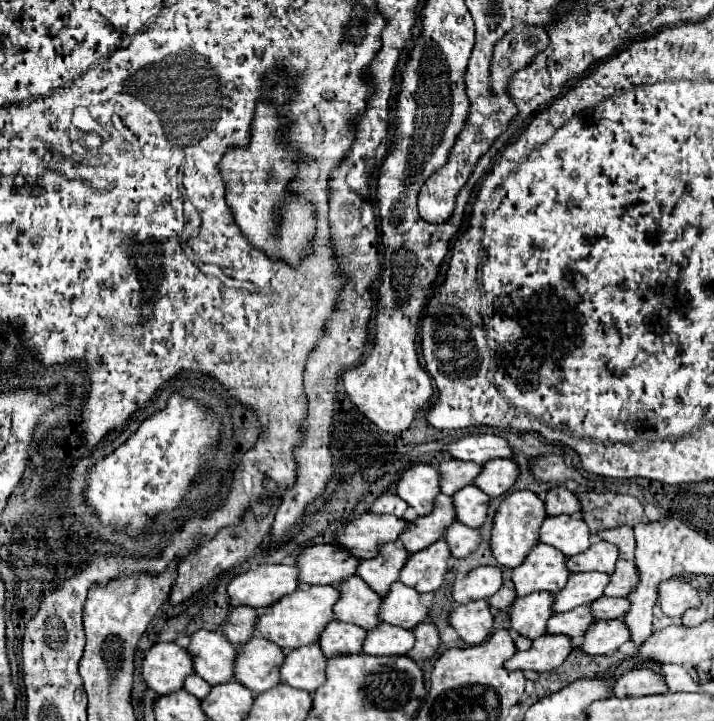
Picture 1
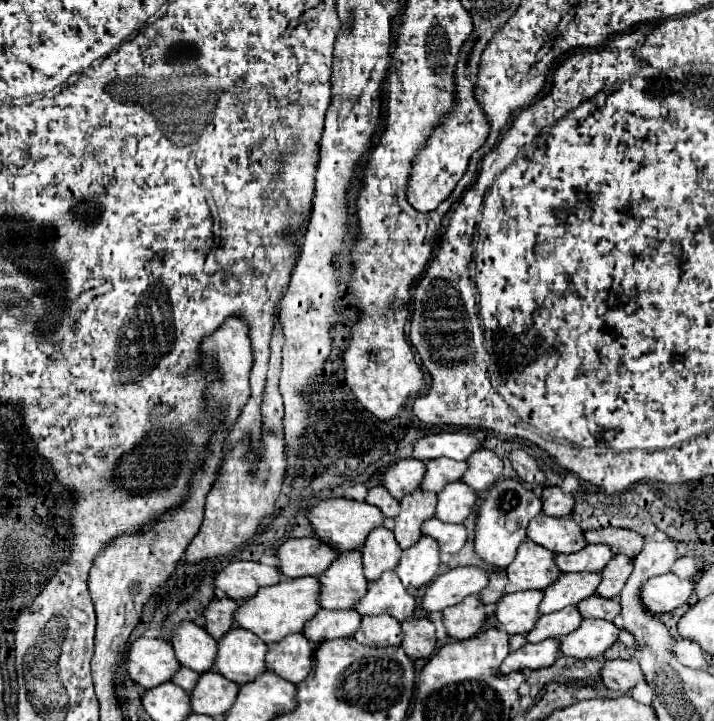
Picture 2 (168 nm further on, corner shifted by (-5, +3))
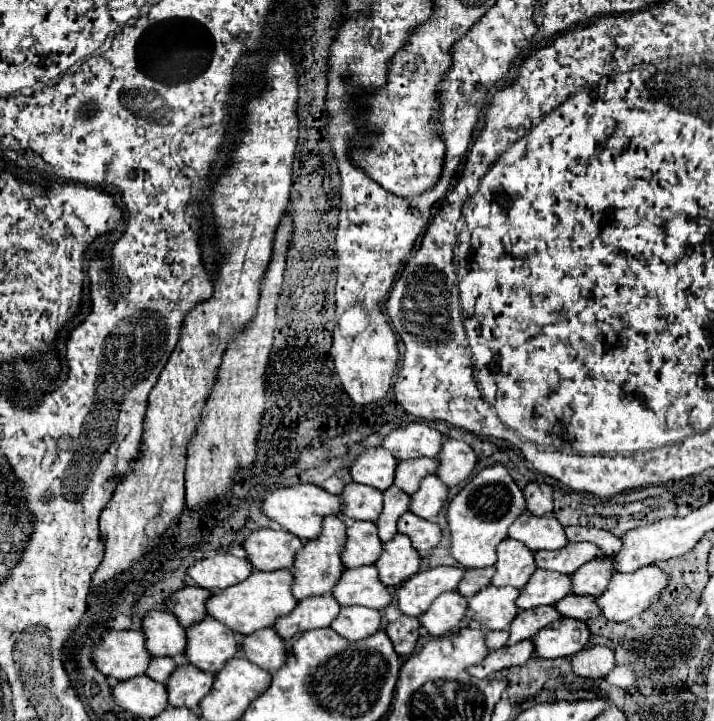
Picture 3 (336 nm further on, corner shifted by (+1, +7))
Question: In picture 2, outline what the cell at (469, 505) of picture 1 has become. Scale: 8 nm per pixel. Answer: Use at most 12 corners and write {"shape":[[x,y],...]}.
{"shape":[[449,482],[437,494],[435,518],[461,524],[477,498],[467,484]]}

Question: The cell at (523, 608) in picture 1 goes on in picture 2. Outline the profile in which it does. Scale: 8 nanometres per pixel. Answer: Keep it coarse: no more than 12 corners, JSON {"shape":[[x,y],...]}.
{"shape":[[543,592],[505,594],[495,606],[499,628],[527,634]]}

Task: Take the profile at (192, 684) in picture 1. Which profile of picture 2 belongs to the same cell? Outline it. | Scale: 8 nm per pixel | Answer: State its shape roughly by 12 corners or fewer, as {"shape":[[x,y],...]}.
{"shape":[[179,668],[171,682],[191,690],[199,674],[191,668]]}

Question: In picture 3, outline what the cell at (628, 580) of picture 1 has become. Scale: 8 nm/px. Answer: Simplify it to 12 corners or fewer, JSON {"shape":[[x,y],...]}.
{"shape":[[613,556],[573,572],[573,592],[601,596],[613,578]]}

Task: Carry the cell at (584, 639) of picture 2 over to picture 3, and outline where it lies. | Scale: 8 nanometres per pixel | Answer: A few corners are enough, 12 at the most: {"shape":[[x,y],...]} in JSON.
{"shape":[[563,618],[533,636],[543,658],[573,656],[587,648],[583,620]]}

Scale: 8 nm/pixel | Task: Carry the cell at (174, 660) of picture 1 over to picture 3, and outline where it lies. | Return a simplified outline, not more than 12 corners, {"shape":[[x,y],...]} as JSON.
{"shape":[[107,632],[93,650],[109,678],[147,672],[153,656],[145,634]]}

